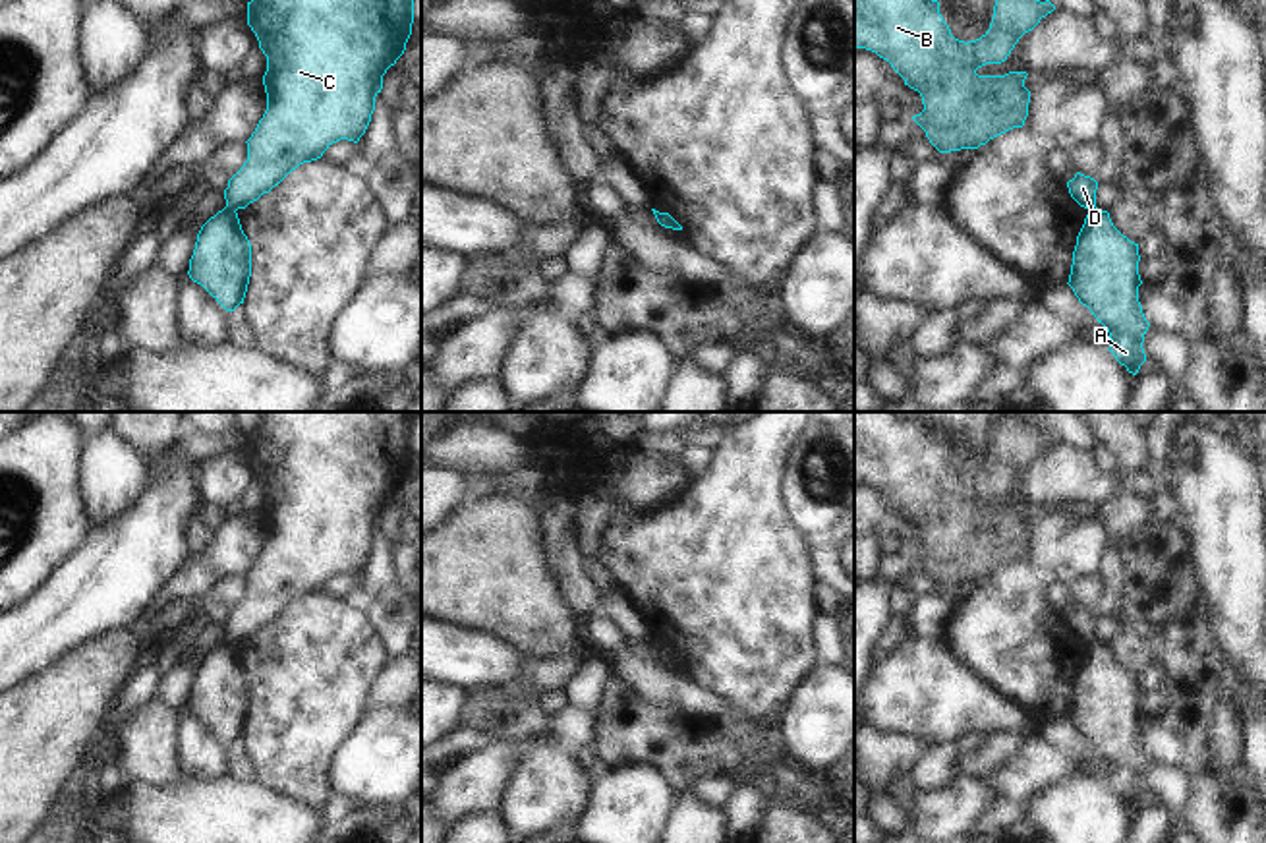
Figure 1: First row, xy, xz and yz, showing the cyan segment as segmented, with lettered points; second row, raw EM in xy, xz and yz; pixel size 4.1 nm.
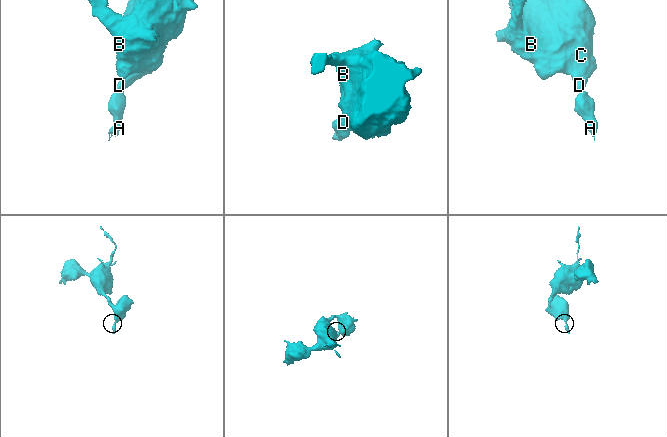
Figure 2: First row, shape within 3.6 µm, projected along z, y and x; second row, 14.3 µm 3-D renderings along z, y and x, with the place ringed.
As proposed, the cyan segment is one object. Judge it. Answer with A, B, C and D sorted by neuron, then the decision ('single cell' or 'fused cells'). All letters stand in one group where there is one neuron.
groups A / B C D; fused cells

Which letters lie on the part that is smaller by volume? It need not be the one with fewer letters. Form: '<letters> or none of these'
A

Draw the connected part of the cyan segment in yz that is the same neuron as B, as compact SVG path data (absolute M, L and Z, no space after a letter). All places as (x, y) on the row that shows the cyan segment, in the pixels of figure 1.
M854 0L854 48L872 50L887 60L905 85L920 93L924 110L912 120L939 153L978 149L1024 126L1030 91L1024 87L1026 72L978 75L976 70L1005 62L1019 39L1053 10L1050 0L995 0L990 29L964 43L951 35L937 0Z

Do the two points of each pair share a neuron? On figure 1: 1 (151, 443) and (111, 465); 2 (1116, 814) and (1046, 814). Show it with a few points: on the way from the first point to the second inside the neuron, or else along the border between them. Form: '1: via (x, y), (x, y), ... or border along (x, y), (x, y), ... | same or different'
1: border along (118, 432), (149, 459) | different
2: via (1098, 814), (1064, 814) | same

